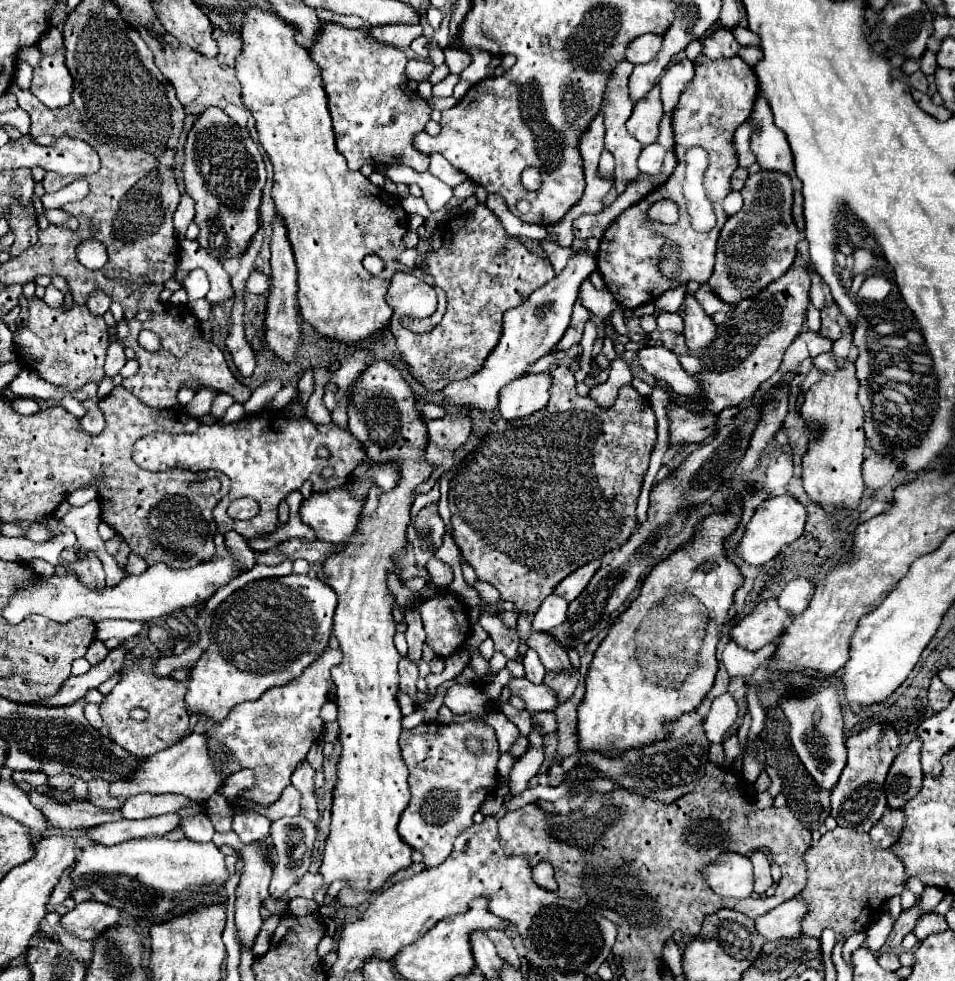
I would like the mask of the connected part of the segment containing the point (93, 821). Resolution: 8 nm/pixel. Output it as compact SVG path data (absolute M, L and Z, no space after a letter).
M31 792L29 800L45 816L49 830L55 832L67 832L73 828L93 828L121 818L119 810L107 812L95 806L85 806L85 802L59 802L41 792Z

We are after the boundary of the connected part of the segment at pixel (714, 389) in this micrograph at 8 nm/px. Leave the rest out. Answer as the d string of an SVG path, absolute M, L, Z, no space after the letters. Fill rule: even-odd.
M799 252L793 266L777 282L769 284L753 300L747 298L745 302L739 302L735 306L735 310L727 316L727 322L719 330L715 342L707 350L697 354L703 364L699 380L707 394L709 406L701 410L693 400L689 400L689 406L679 406L675 402L669 404L669 440L673 446L691 442L701 444L709 434L713 434L717 414L723 408L747 404L747 400L753 398L759 386L777 372L785 350L803 330L805 314L809 308L809 288L809 258ZM695 412L703 412L703 418L693 416Z

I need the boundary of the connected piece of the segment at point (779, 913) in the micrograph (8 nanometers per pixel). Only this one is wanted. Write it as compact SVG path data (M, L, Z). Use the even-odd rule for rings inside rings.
M795 896L771 912L755 918L755 928L765 940L779 940L779 938L795 938L801 934L801 922L807 914L807 904L803 898Z

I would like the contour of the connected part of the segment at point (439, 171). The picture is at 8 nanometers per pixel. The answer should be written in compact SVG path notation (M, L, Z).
M441 154L431 156L431 174L437 176L441 182L445 182L451 188L455 188L457 184L467 180L467 176L463 176L457 168L453 168Z

